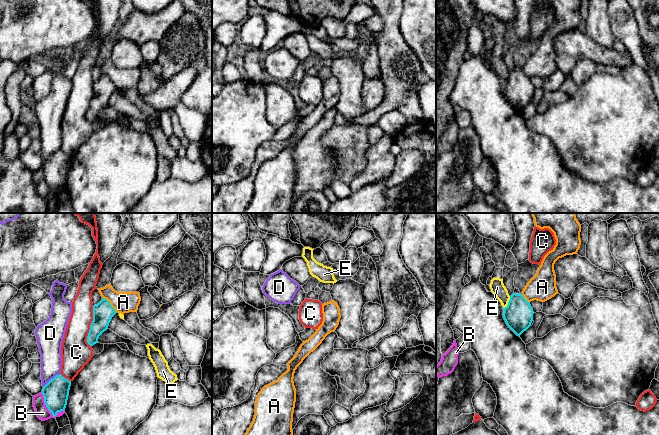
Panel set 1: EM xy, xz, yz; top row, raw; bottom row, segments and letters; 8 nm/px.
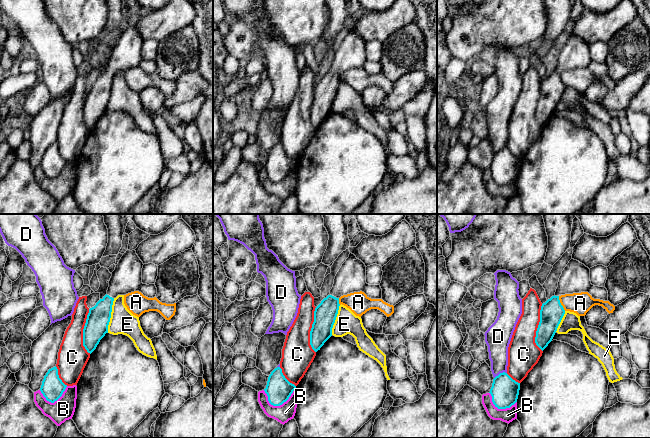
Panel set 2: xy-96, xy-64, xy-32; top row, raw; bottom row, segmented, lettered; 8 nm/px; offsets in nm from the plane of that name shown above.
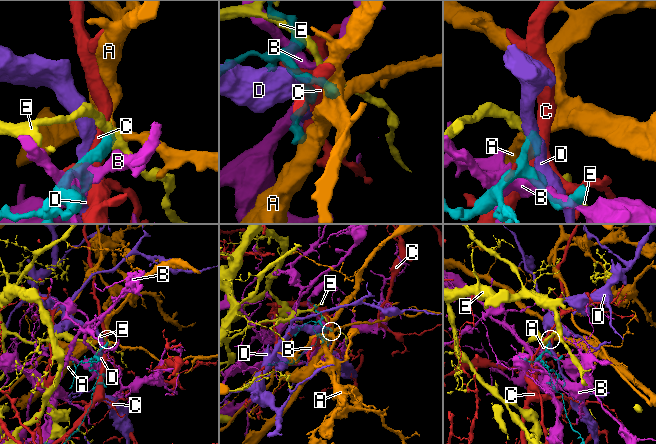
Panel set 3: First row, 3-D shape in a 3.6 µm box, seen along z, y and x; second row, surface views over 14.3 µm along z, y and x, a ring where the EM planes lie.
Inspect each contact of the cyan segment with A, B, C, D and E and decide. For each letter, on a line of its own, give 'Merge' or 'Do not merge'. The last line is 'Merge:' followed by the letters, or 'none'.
A: Do not merge
B: Do not merge
C: Do not merge
D: Do not merge
E: Do not merge
Merge: none

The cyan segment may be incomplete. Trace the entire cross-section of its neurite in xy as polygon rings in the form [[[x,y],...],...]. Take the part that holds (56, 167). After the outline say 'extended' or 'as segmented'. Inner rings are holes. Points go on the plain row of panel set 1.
[[[61,150],[56,151],[42,165],[44,178],[53,193],[64,187],[67,181],[71,157]]] | as segmented

